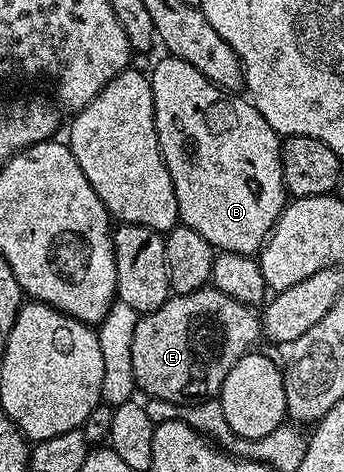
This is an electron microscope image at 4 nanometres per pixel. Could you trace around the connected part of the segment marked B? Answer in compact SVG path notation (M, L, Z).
M165 55L163 59L153 66L152 72L150 71L152 97L154 98L154 118L156 119L156 133L160 143L160 153L165 166L170 170L170 178L174 182L174 194L178 198L180 220L188 228L198 230L198 234L202 234L202 238L206 238L206 242L210 242L213 249L221 252L237 252L243 256L252 256L259 253L286 203L284 179L282 178L282 158L280 157L281 137L276 135L275 130L270 126L270 122L266 122L266 118L262 118L262 114L258 114L256 107L243 95L226 92L223 88L214 86L206 77L198 74L198 70L194 70L194 66L190 66L190 62L179 60L177 56Z

